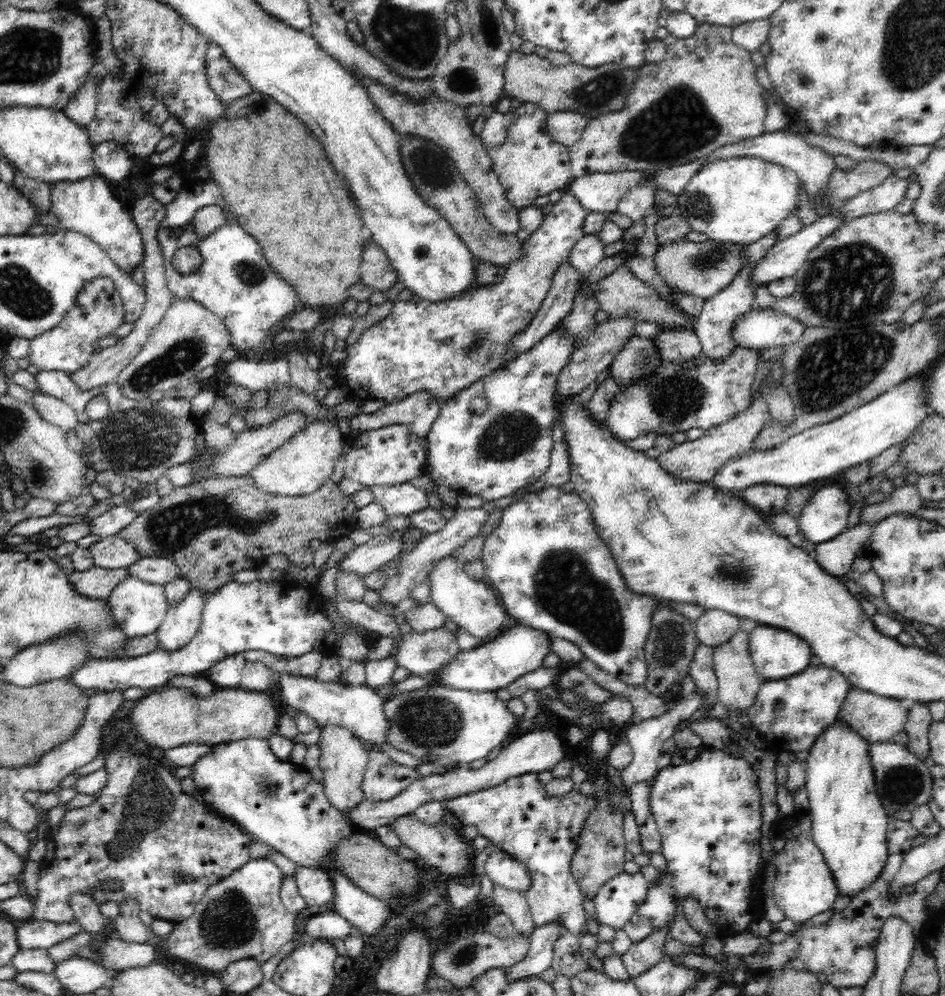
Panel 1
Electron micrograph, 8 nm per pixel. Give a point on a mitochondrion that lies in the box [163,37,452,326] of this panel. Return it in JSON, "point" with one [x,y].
{"point":[250,273]}

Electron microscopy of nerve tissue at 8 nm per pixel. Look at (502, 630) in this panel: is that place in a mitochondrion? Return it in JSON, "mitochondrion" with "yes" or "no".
{"mitochondrion":"no"}

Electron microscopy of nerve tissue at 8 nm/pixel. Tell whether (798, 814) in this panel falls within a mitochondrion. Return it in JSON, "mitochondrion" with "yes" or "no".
{"mitochondrion":"no"}

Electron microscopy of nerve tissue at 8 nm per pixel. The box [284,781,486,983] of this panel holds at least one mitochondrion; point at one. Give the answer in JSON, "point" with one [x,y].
{"point":[460,955]}

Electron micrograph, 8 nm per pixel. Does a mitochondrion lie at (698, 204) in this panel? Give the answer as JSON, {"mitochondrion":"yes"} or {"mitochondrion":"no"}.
{"mitochondrion":"yes"}

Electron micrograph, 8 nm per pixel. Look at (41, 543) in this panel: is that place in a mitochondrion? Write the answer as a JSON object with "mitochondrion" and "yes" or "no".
{"mitochondrion":"no"}

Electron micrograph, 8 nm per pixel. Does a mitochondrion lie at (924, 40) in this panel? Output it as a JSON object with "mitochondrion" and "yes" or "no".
{"mitochondrion":"yes"}

